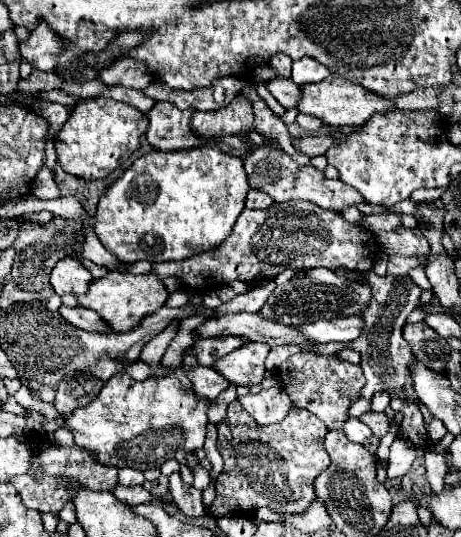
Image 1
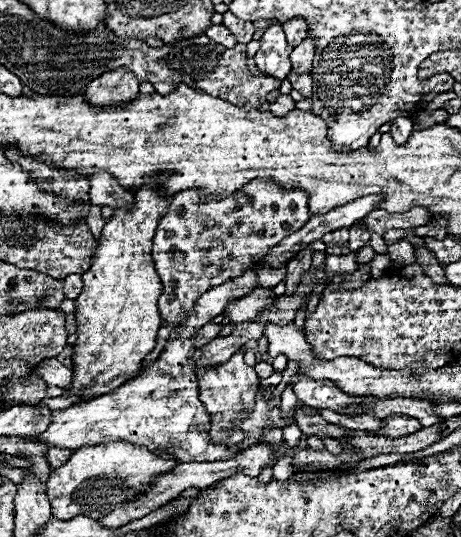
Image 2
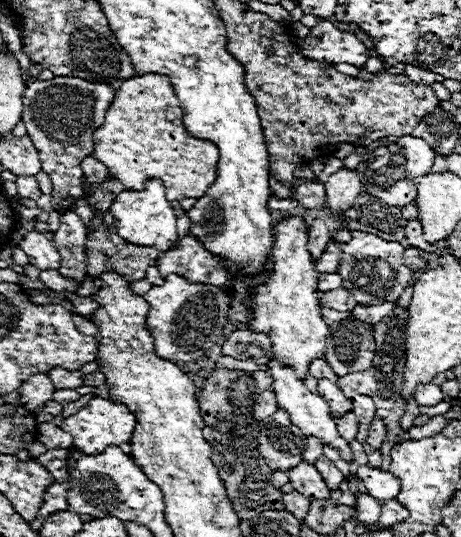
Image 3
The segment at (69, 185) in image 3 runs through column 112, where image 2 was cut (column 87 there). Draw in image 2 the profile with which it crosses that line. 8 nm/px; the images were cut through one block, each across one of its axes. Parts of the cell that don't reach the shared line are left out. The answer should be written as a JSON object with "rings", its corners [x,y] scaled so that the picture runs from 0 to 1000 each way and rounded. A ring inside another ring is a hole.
{"rings":[[[243,130],[195,153],[182,179],[200,197],[256,197],[299,179],[304,149],[286,130]]]}

